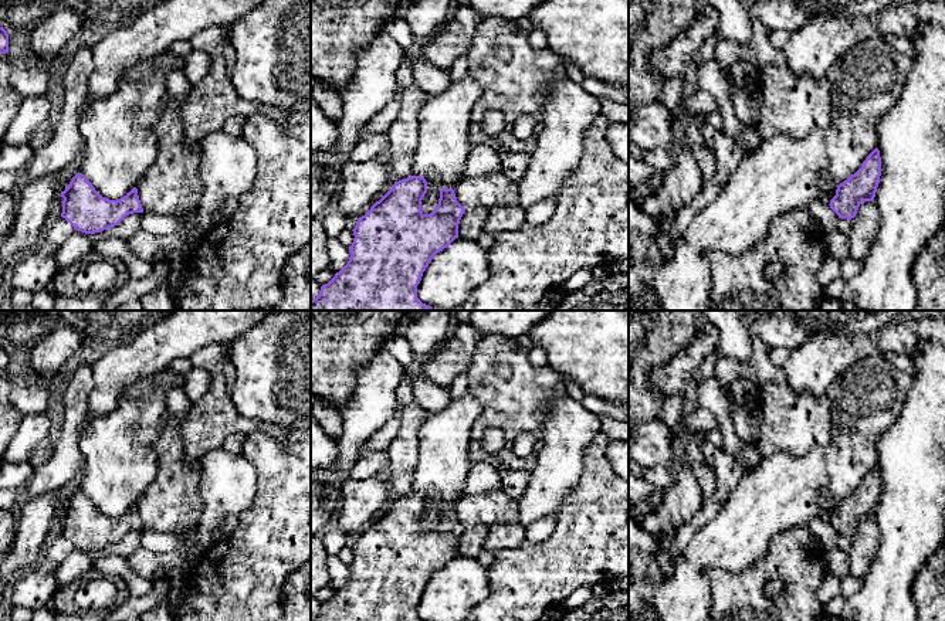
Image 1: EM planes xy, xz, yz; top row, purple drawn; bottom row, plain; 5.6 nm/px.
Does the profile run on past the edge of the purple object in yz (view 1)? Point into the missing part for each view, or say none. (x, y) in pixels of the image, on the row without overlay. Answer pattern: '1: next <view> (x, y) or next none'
1: next none

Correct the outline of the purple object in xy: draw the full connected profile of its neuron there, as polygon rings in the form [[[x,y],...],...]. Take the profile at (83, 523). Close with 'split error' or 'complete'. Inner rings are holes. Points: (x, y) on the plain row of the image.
[[[82,491],[71,496],[61,515],[61,535],[74,547],[85,552],[101,550],[118,543],[129,532],[143,530],[136,505],[119,518],[109,518],[102,515]]] | complete

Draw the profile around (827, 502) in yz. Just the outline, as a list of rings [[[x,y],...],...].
[[[826,488],[819,492],[819,502],[822,506],[820,518],[826,522],[830,522],[830,518],[836,513],[839,502],[830,495]]]

